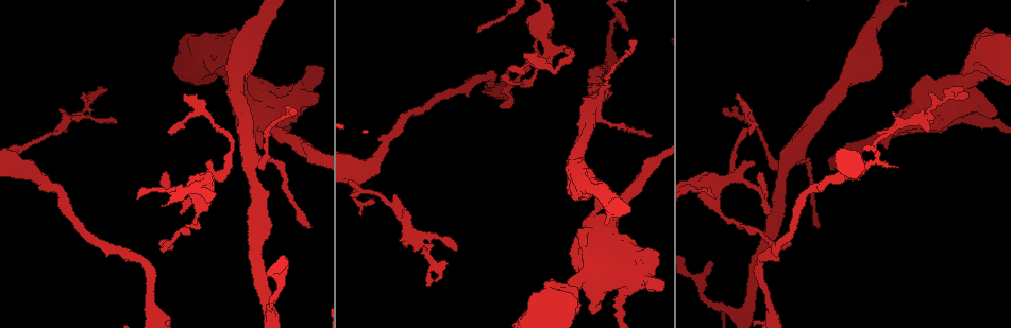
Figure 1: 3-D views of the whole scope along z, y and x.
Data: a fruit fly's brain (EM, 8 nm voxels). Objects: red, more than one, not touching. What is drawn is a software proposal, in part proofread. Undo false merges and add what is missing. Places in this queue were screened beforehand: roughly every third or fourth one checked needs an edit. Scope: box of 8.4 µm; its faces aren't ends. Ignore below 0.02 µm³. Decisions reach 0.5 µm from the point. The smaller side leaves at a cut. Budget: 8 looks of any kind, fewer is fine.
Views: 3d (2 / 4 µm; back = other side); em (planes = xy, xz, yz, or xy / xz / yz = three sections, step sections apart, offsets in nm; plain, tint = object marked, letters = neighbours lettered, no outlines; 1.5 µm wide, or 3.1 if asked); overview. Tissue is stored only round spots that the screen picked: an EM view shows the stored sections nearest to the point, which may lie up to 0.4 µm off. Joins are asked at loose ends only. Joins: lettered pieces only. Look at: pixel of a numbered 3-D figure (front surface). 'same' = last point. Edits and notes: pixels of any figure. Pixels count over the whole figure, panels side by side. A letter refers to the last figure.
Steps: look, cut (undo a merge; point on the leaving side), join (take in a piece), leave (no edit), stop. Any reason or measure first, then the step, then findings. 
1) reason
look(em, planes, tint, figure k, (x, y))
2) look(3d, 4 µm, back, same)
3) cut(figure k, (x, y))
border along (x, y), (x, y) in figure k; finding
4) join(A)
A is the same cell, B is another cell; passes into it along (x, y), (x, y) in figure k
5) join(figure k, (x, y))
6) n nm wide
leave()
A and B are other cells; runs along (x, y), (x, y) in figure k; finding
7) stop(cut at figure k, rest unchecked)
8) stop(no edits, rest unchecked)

an open end
look(em, planes, letters, figure 1, (722, 109))

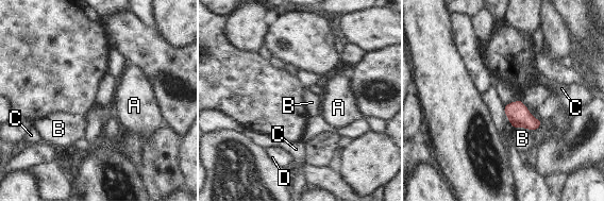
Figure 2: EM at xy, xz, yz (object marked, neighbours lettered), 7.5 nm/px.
170 nm wide
leave()
A, B, C and D are other cells; border along (514, 127), (526, 127), (533, 131) in figure 2; no lettered piece goes on from it

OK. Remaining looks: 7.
thin end
look(em, planes, tint, figure 1, (183, 94))

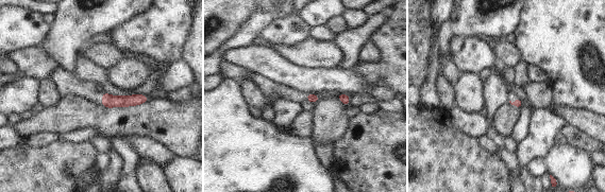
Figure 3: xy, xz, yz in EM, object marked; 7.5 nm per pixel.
what lies round it
look(em, planes, letters, same)

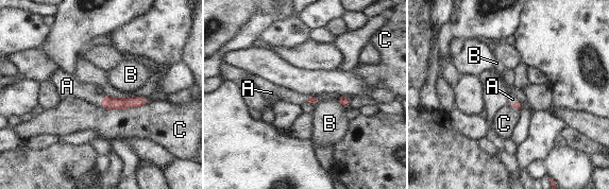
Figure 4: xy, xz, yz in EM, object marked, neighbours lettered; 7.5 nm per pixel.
70 nm wide
join(A)
A is the same cell, B and C are other cells; passes into it along (108, 103), (102, 101), (72, 88) in figure 4; it goes on there

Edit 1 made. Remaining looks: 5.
stop(join at figure 4, rest unchecked)

